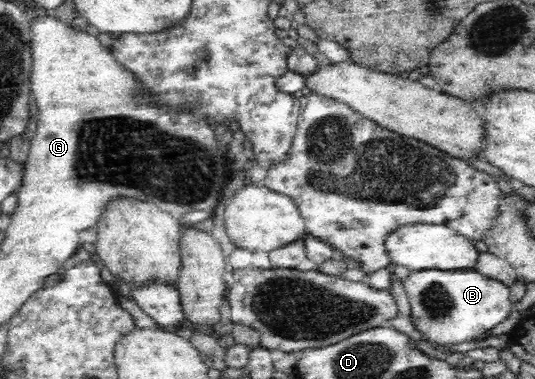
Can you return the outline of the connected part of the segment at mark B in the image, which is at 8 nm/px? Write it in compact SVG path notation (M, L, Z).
M434 268L410 271L403 279L410 304L410 321L428 341L450 346L478 341L506 319L513 310L509 285L482 275L475 268Z

